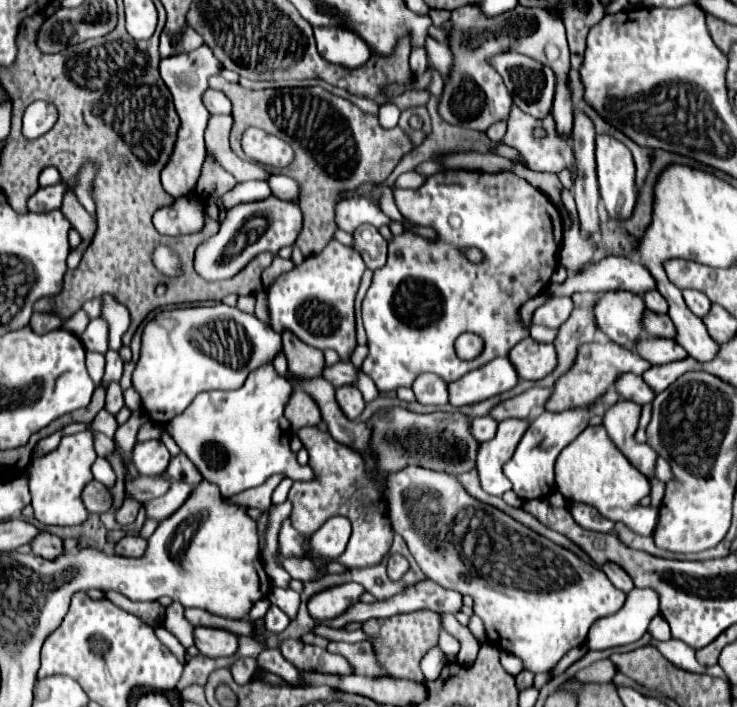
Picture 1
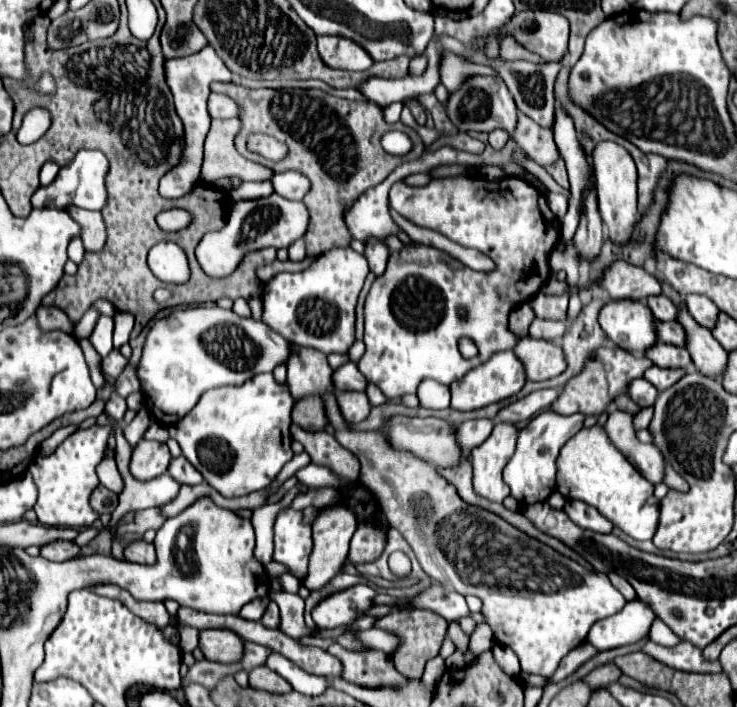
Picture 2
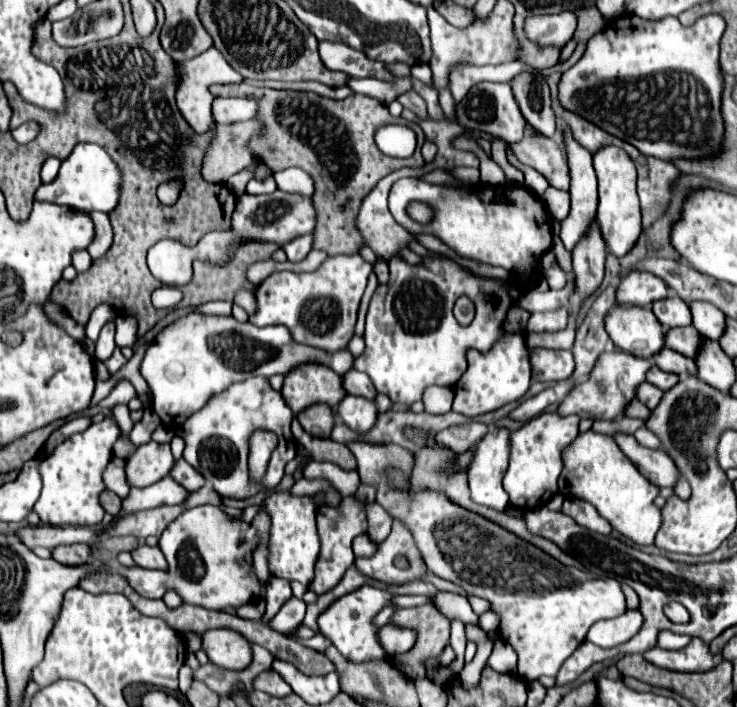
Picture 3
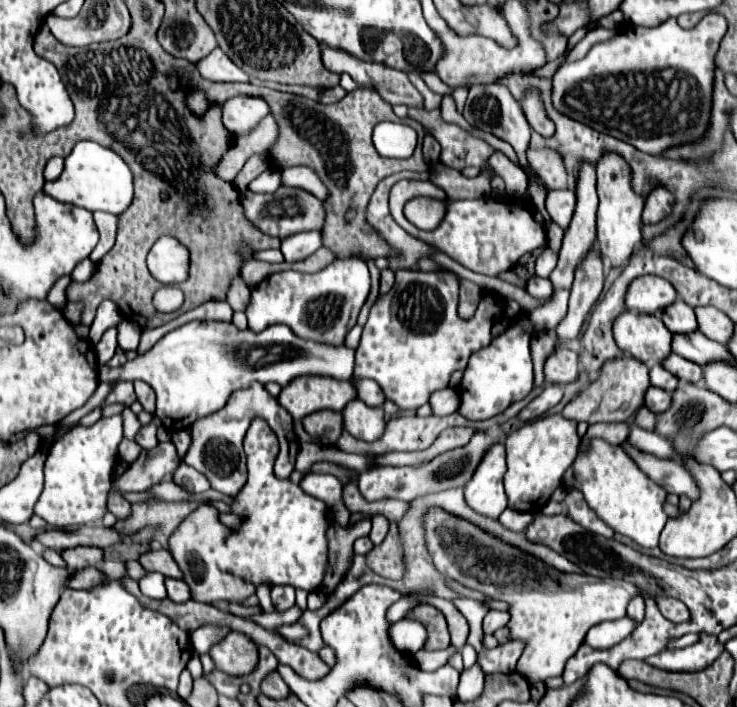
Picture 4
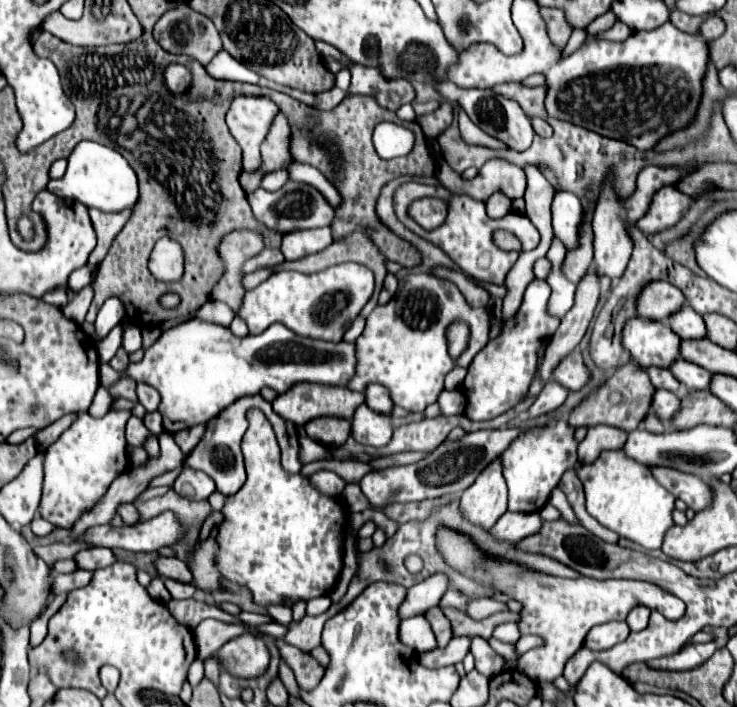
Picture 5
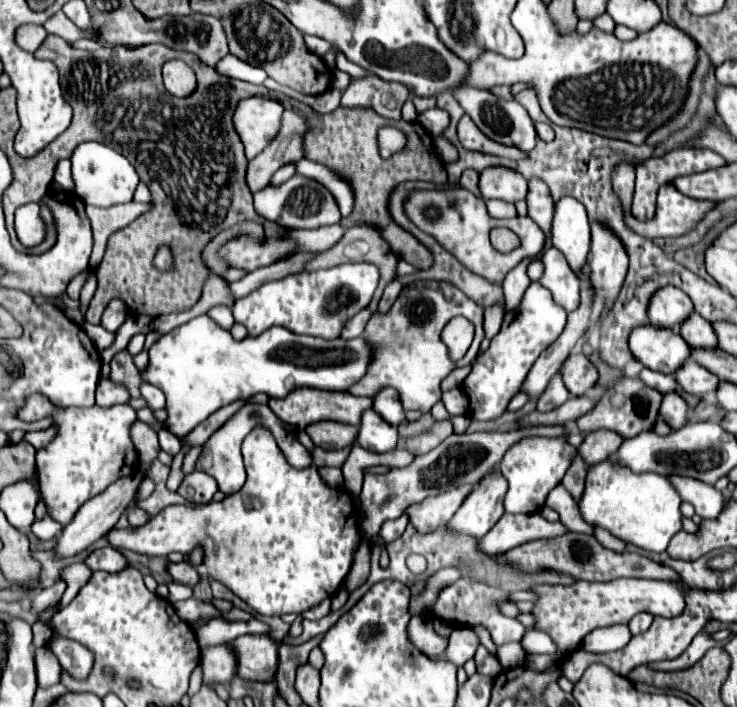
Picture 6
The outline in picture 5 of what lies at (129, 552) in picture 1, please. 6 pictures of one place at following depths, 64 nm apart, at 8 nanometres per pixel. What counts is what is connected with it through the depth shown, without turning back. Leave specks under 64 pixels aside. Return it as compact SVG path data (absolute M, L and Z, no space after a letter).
M158 556L154 560L154 568L162 578L172 578L178 582L190 582L188 566L174 556Z

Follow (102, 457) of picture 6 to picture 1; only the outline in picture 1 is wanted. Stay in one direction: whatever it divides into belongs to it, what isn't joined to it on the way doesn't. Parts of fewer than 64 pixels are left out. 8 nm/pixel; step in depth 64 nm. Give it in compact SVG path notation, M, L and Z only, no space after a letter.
M78 432L62 438L60 446L42 458L34 458L30 462L30 494L34 516L42 524L58 524L58 526L74 526L82 524L88 518L86 508L82 506L80 492L92 480L90 466L96 460L94 442L90 432Z

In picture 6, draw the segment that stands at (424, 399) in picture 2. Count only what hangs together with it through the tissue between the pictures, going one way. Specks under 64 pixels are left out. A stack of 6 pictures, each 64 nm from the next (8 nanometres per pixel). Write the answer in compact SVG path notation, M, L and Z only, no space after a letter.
M460 388L442 394L442 402L450 416L466 416L468 414L468 400Z

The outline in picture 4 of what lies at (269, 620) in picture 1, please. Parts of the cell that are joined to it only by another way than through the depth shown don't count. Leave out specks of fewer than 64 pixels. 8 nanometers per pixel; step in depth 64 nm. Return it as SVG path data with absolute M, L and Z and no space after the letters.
M288 584L286 586L274 586L270 590L270 598L272 598L274 610L278 610L278 612L294 606L294 590Z

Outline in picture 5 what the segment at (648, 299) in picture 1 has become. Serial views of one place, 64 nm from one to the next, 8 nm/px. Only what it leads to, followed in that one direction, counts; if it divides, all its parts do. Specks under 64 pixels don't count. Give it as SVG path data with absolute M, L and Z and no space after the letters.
M684 304L678 312L668 316L668 324L672 332L676 332L680 338L704 338L706 328L700 314L696 314L688 304Z

